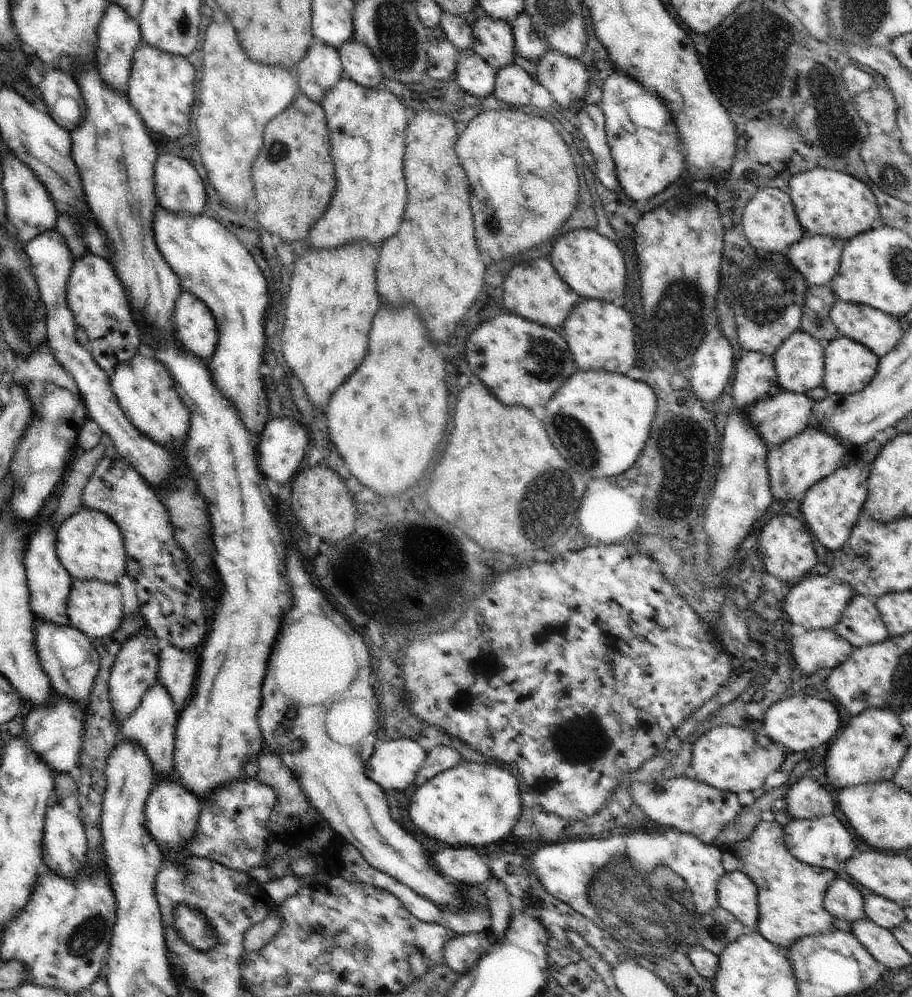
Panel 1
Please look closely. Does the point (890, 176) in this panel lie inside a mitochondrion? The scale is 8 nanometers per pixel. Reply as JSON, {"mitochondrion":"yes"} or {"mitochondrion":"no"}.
{"mitochondrion":"yes"}

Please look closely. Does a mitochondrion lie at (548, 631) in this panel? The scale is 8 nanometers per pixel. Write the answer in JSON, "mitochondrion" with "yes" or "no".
{"mitochondrion":"no"}

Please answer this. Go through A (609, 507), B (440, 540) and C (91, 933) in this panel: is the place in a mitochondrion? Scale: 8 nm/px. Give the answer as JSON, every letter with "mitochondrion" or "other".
{"A":"other","B":"other","C":"mitochondrion"}

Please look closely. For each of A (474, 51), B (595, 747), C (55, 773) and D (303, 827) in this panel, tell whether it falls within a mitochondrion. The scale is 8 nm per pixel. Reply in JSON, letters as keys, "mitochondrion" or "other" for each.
{"A":"other","B":"other","C":"other","D":"mitochondrion"}

